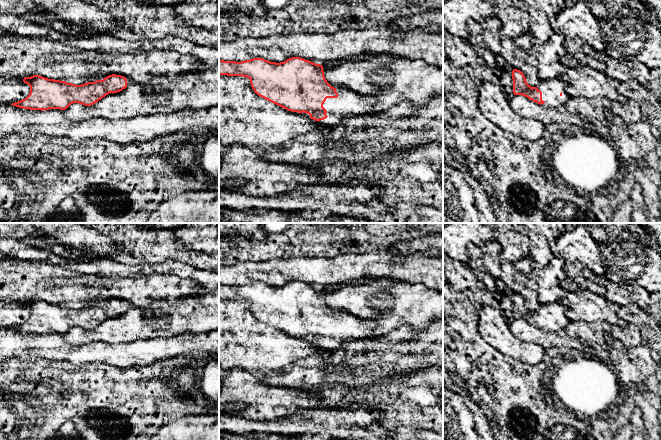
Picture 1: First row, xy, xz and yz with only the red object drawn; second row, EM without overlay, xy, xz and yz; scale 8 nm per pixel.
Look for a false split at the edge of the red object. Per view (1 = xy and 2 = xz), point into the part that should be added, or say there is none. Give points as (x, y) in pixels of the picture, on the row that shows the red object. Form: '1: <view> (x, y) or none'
1: none
2: xz (348, 104)

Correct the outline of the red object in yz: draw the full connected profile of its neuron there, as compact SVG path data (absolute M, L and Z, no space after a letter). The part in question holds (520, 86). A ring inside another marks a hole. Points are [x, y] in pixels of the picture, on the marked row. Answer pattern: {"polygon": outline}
{"polygon": "M513 69L512 79L514 95L525 96L546 109L565 105L570 98L566 92L566 84L561 78L541 80L537 87L531 87L524 74L520 70Z"}

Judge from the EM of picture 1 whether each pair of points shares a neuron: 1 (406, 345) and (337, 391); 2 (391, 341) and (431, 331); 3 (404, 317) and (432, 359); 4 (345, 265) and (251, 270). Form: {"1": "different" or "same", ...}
{"1": "different", "2": "same", "3": "different", "4": "same"}

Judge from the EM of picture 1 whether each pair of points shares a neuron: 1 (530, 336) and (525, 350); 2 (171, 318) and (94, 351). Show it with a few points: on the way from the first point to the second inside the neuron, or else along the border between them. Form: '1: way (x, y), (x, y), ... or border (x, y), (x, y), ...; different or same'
1: border (509, 328), (519, 339), (535, 342), (541, 346); different
2: border (138, 339), (125, 342), (93, 341); different

